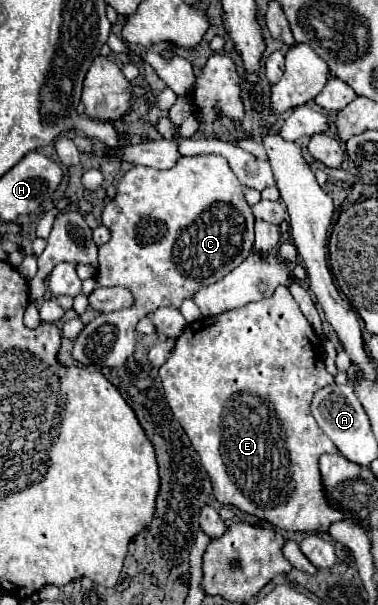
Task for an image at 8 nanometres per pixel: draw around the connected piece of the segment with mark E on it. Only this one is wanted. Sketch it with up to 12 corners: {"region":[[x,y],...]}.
{"region":[[287,287],[189,323],[159,369],[219,503],[331,507],[333,385]]}

